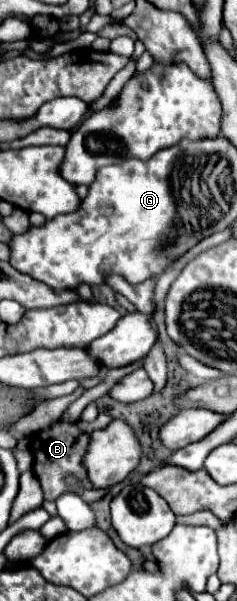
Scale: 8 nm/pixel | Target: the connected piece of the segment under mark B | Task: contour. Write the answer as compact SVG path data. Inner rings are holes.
M106 413L106 419L94 419L92 423L86 423L86 421L78 421L78 423L68 423L68 421L54 421L48 429L42 429L38 431L38 435L34 435L30 439L30 453L34 457L34 465L32 465L32 473L36 475L42 491L44 491L44 499L48 501L56 501L60 495L64 493L70 493L72 489L64 483L64 477L66 475L74 475L78 477L78 481L82 483L84 489L92 489L92 485L88 483L88 477L86 477L86 469L84 469L84 455L88 451L88 445L92 441L92 433L98 431L98 429L104 429L114 417Z

